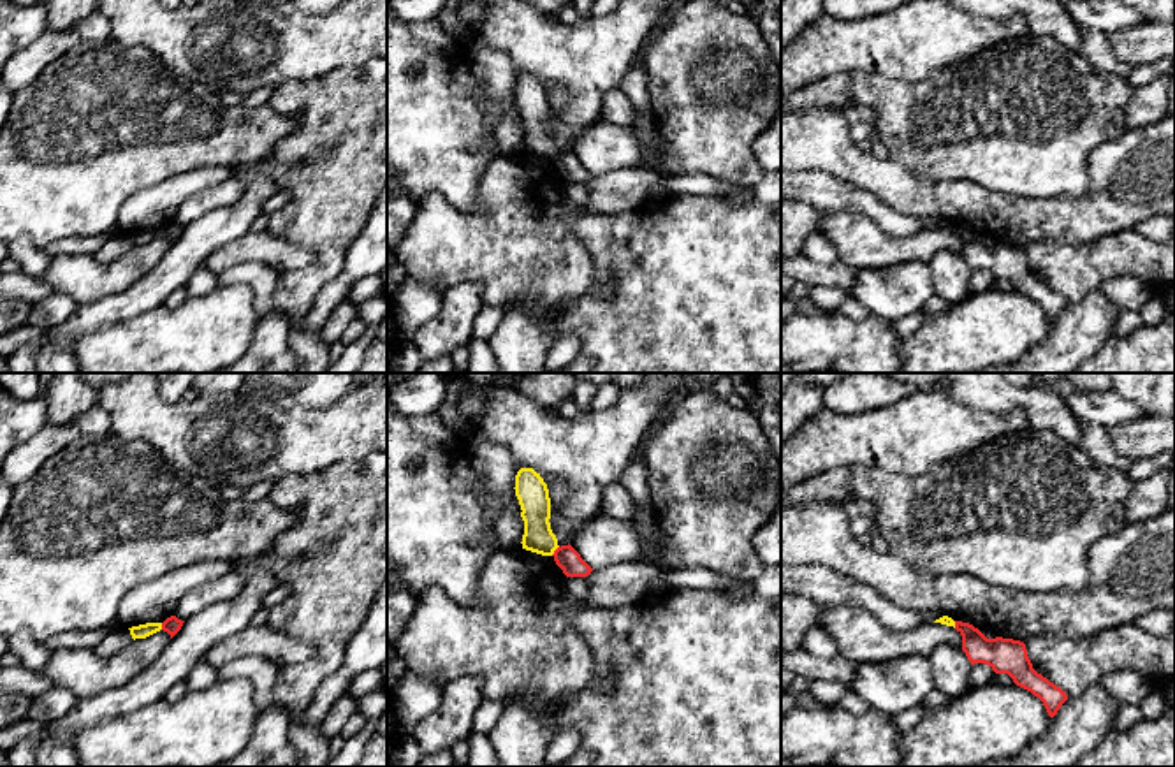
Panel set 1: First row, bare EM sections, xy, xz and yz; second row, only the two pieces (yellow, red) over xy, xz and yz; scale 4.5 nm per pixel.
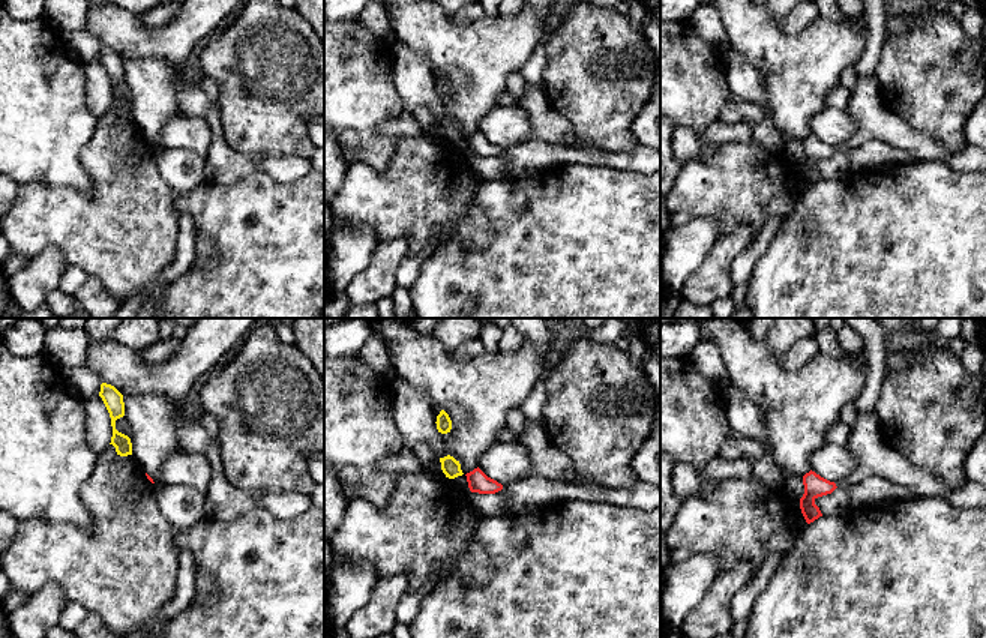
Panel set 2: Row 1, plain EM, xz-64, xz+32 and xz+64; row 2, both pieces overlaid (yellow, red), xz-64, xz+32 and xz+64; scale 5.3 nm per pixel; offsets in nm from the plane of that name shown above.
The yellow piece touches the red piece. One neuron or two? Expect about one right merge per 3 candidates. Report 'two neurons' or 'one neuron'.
two neurons

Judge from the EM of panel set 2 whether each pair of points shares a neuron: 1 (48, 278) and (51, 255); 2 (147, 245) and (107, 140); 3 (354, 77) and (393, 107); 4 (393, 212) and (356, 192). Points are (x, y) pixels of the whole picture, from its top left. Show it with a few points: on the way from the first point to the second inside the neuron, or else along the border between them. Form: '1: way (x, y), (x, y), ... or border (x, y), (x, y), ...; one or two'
1: way (48, 272), (50, 261); one
2: way (131, 219), (131, 195), (122, 165); one
3: way (363, 86), (384, 104); one
4: way (384, 207), (374, 197), (365, 195); one

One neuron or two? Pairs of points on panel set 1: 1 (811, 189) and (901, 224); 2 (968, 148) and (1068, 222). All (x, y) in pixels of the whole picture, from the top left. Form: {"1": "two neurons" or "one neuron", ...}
{"1": "one neuron", "2": "two neurons"}

